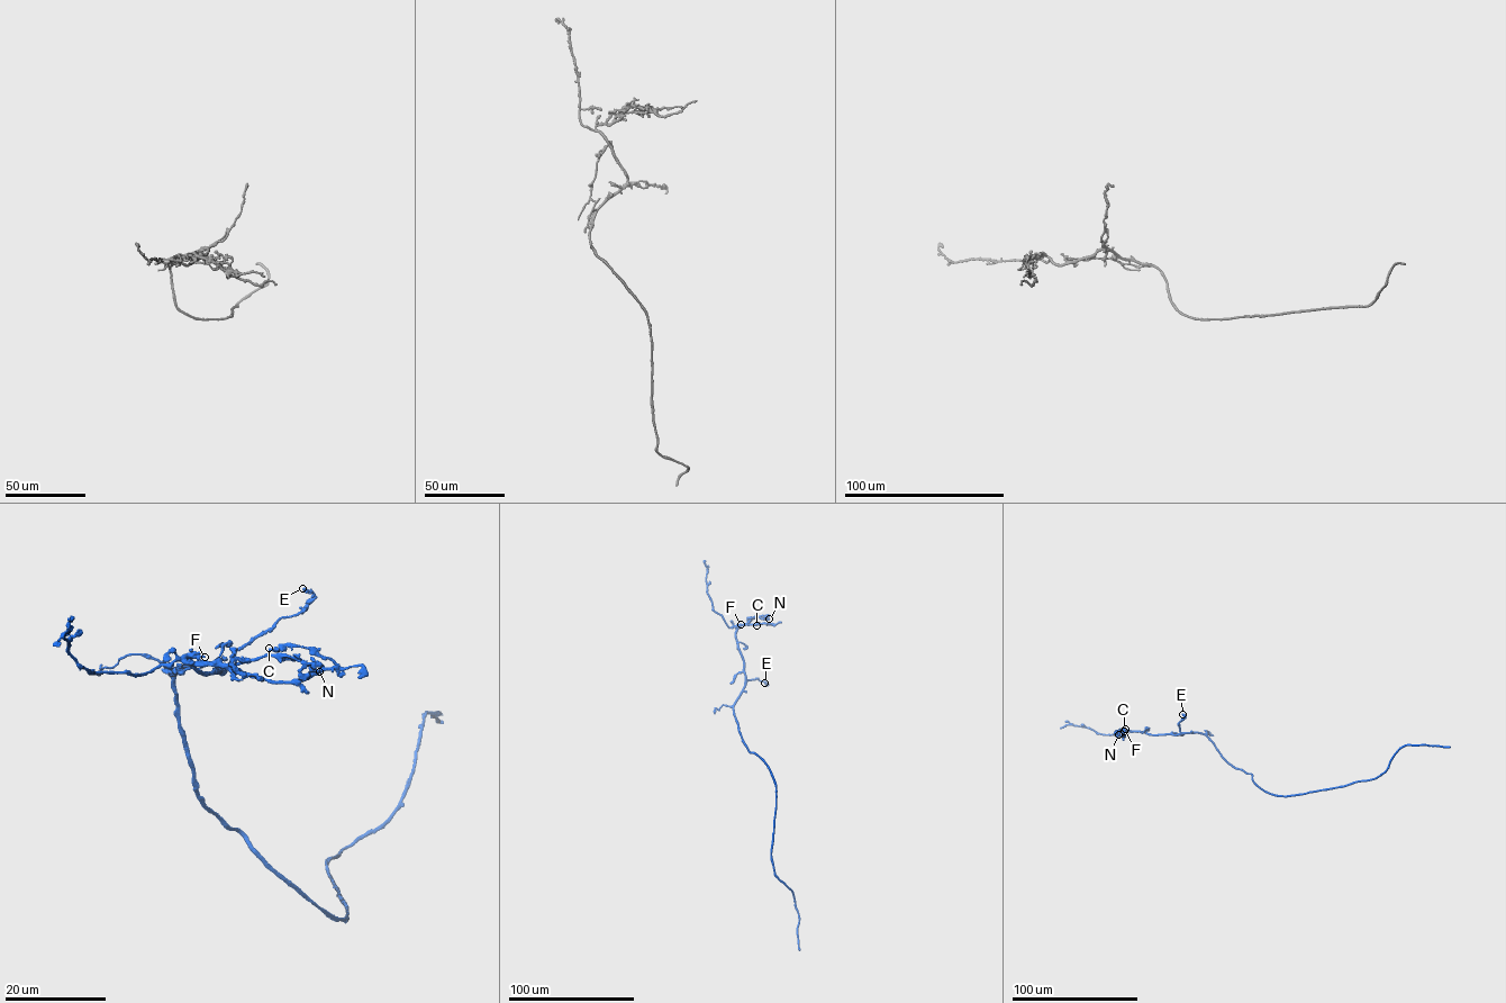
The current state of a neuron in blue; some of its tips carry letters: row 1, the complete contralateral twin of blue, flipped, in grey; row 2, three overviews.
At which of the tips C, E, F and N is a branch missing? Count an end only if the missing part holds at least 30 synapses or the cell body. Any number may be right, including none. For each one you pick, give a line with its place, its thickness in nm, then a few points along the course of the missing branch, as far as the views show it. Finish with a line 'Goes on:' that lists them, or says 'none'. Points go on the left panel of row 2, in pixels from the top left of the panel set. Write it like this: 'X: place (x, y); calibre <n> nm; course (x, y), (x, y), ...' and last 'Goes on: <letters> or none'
Goes on: none

